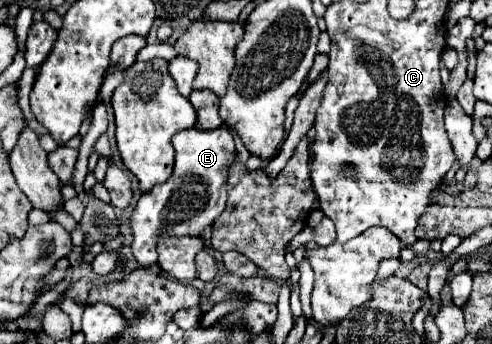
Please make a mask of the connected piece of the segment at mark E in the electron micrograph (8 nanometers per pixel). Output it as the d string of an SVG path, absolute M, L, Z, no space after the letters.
M187 129L173 137L175 171L167 183L143 193L131 215L131 251L141 267L157 263L157 243L163 237L199 237L223 213L227 201L227 169L235 159L233 135L225 129Z

